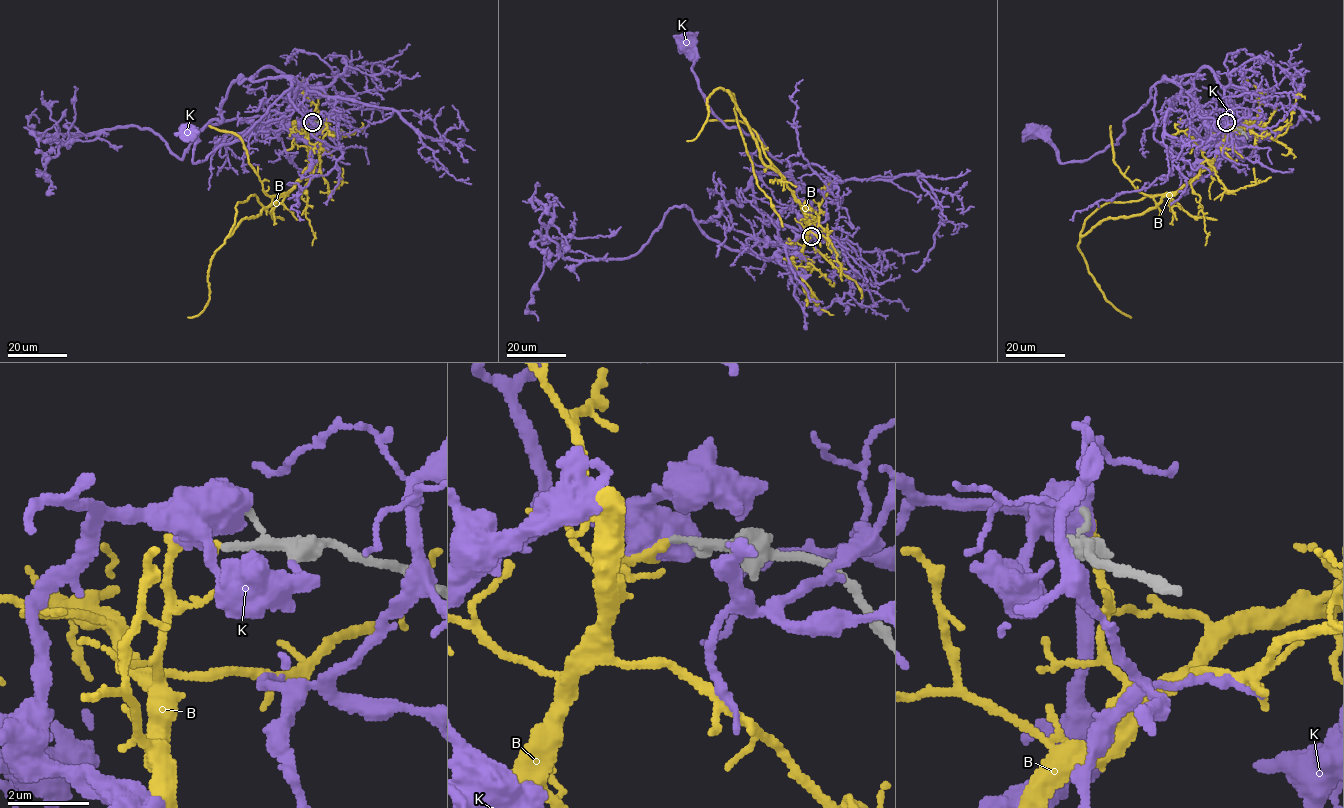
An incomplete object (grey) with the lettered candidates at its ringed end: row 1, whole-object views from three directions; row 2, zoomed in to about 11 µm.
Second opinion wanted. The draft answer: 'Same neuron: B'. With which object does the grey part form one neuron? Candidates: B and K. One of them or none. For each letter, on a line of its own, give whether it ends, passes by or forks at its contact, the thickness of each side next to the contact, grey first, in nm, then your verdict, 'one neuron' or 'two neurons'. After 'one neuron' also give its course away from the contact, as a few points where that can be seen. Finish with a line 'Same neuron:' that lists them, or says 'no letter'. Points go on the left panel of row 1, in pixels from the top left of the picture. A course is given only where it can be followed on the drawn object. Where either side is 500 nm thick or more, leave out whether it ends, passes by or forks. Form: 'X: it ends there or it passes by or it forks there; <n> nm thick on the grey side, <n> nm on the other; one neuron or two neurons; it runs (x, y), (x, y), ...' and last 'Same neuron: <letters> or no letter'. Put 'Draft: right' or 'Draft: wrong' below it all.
B: it ends there; 150 nm thick on the grey side, 240 nm on the other; one neuron; it runs (312, 122), (310, 163), (304, 174), (230, 234), (236, 204), (253, 194), (273, 217), (284, 220)
K: 120 nm thick on the grey side, 750 nm on the other; two neurons
Same neuron: B
Draft: right

